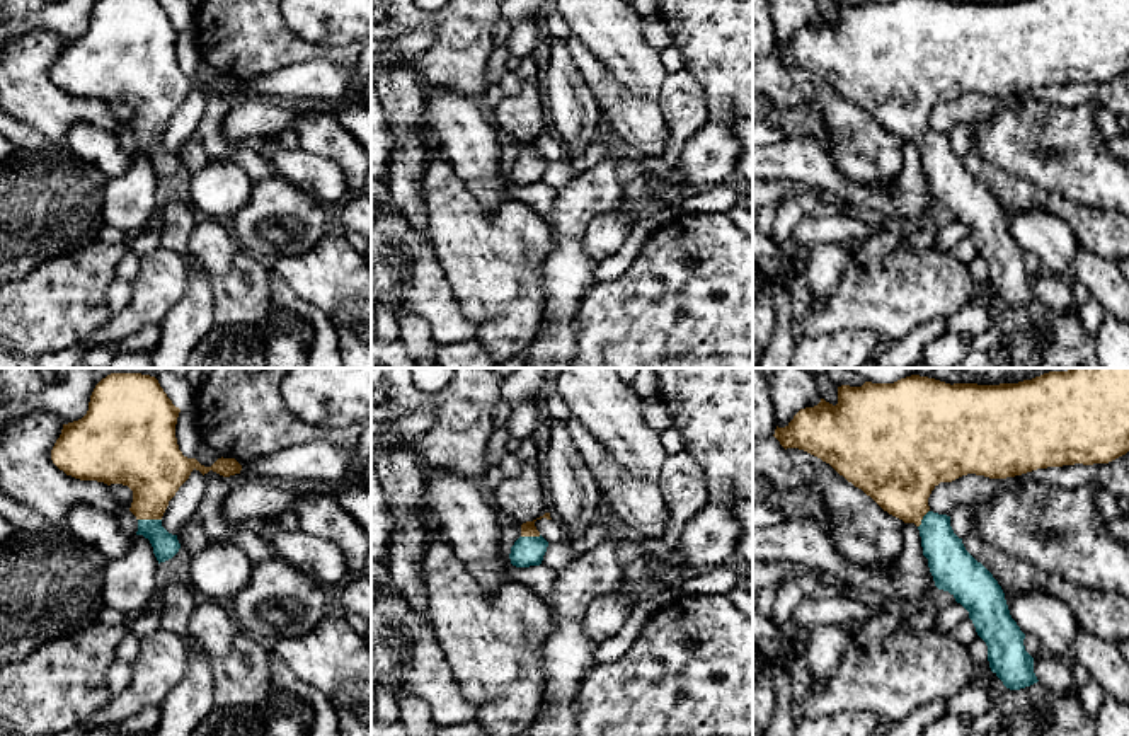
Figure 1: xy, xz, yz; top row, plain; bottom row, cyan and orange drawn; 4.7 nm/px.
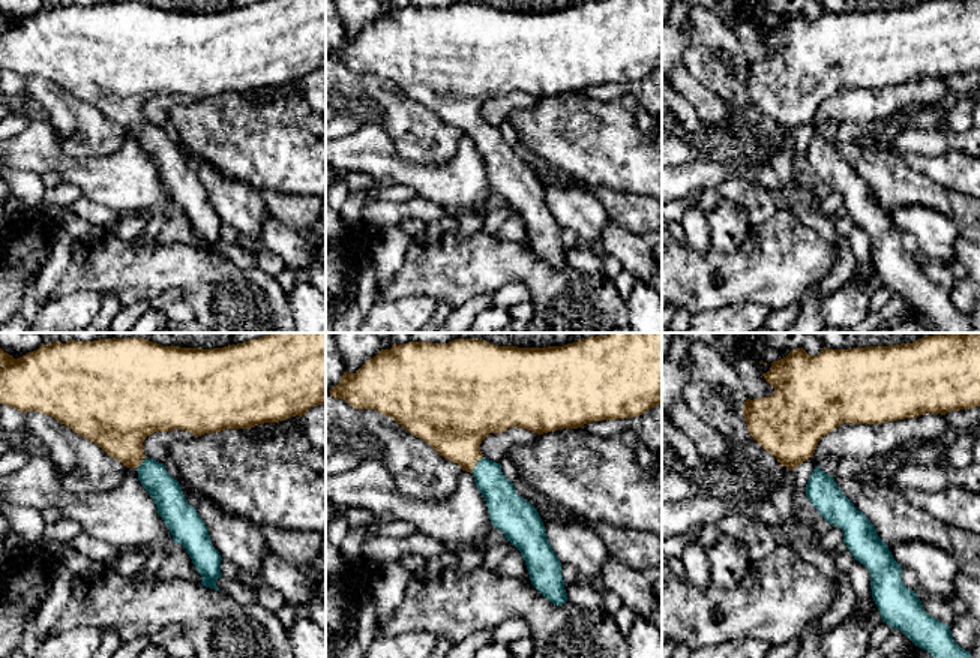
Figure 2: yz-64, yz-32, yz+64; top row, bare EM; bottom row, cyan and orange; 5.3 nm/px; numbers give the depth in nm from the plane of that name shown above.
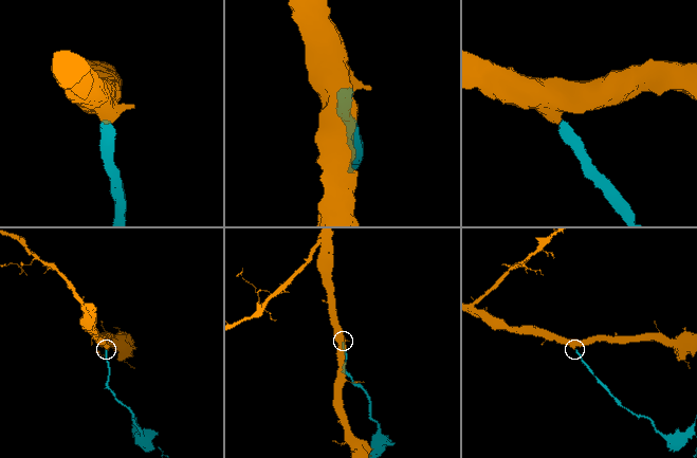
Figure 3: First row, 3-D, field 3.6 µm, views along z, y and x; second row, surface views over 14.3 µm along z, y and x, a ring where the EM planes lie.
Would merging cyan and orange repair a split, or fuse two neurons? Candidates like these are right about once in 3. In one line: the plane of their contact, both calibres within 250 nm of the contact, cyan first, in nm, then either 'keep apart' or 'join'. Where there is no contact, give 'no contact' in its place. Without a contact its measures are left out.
xy | 120/300 nm | join

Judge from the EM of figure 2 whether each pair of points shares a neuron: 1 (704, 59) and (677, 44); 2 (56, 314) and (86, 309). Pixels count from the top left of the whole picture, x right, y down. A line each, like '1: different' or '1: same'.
1: different
2: same

